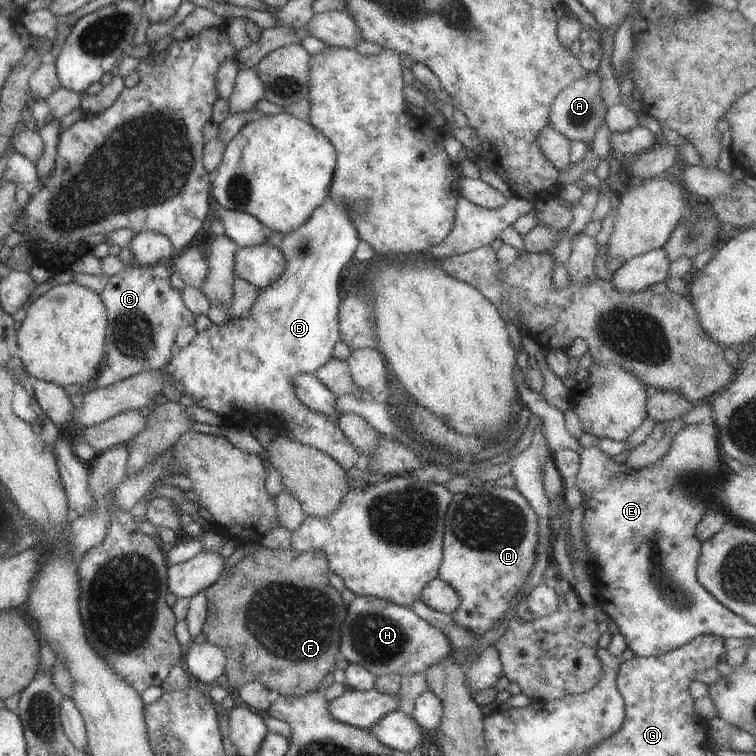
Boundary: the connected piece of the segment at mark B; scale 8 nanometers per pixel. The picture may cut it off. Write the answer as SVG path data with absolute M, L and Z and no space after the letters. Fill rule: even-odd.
M329 194L305 224L282 236L279 250L284 256L285 270L277 280L257 290L255 302L248 312L234 320L229 317L223 324L212 323L209 328L197 332L188 345L175 348L165 368L182 395L190 396L196 407L211 411L218 417L228 416L236 422L240 422L242 416L262 420L264 414L272 414L271 420L281 424L283 431L293 440L326 452L345 470L360 465L359 452L343 437L339 426L322 414L310 412L300 403L295 392L295 379L299 375L313 374L333 358L333 348L339 342L340 274L352 262L360 241L345 200L332 199Z

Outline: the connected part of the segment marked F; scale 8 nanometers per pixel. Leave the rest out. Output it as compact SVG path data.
M261 545L249 556L229 570L224 570L219 580L212 584L206 591L208 597L208 614L202 633L206 635L209 644L224 650L227 657L225 667L226 678L232 688L240 688L247 682L259 681L272 691L274 696L278 695L304 695L317 690L326 676L337 669L337 664L342 660L339 649L341 646L341 625L347 616L347 606L341 598L340 592L333 588L329 580L330 570L328 567L327 554L323 551L312 550L304 553L294 551L291 547L286 549L269 550Z

